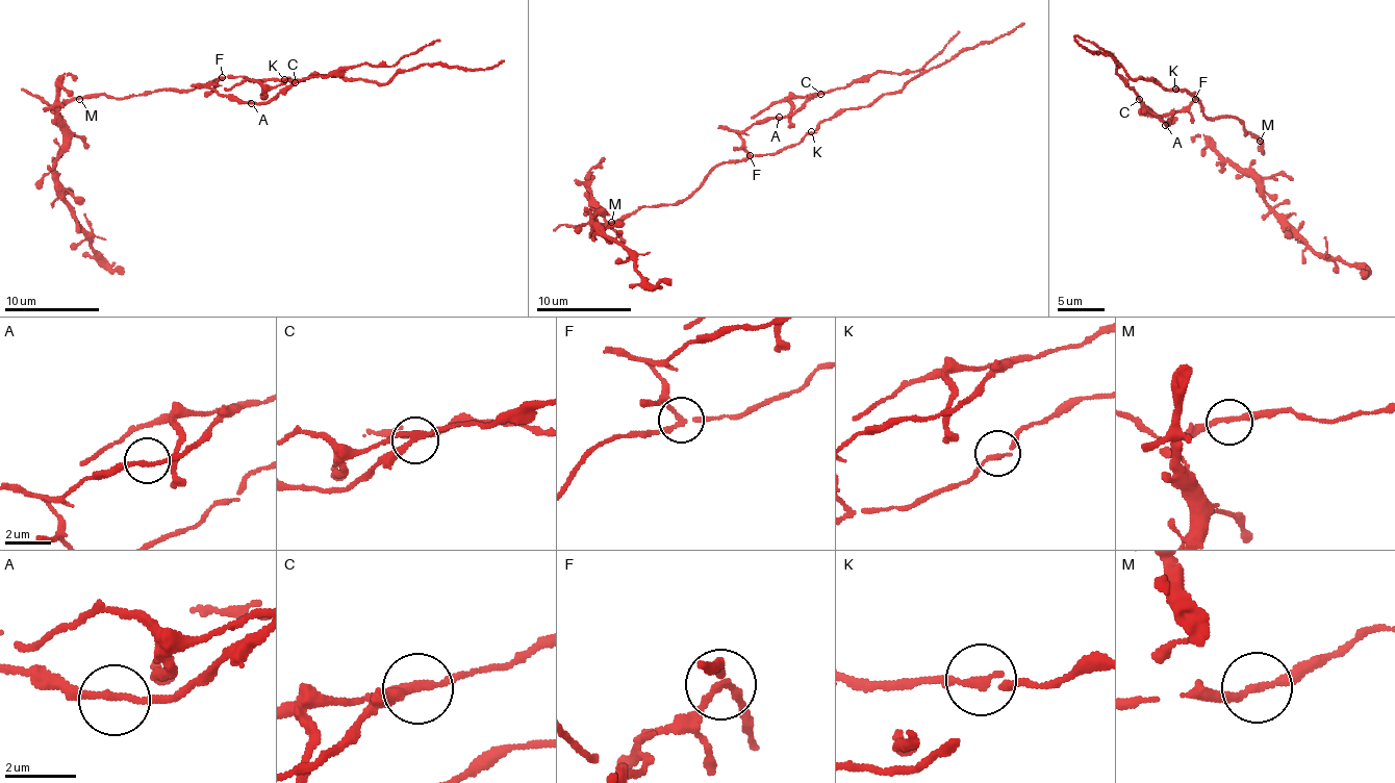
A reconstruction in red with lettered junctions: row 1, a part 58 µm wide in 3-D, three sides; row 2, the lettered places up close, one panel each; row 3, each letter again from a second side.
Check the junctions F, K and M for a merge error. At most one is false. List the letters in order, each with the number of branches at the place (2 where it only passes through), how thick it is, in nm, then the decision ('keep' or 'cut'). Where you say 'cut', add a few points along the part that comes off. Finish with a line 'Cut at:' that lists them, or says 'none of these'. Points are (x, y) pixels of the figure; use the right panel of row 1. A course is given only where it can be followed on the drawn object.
F: 3 branches meet; 190 nm thick; cut; foreign part runs (1194, 98), (1183, 106), (1168, 124), (1160, 120), (1117, 72), (1119, 62), (1110, 53), (1074, 35)
K: 2 branches meet; 180 nm thick; keep
M: 2 branches meet; 200 nm thick; keep
Cut at: F

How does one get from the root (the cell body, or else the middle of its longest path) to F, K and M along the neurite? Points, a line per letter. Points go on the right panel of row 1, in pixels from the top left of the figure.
F: (1216, 119), (1205, 115), (1194, 98)
K: (1216, 119), (1205, 115), (1195, 97), (1196, 92), (1191, 94), (1174, 89)
M: (1216, 119), (1228, 116), (1238, 119), (1244, 125), (1244, 135), (1249, 132), (1260, 141)

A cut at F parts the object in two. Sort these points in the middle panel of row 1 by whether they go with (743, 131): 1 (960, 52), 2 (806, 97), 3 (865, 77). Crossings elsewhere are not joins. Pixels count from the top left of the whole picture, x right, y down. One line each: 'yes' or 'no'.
1: no
2: yes
3: yes

